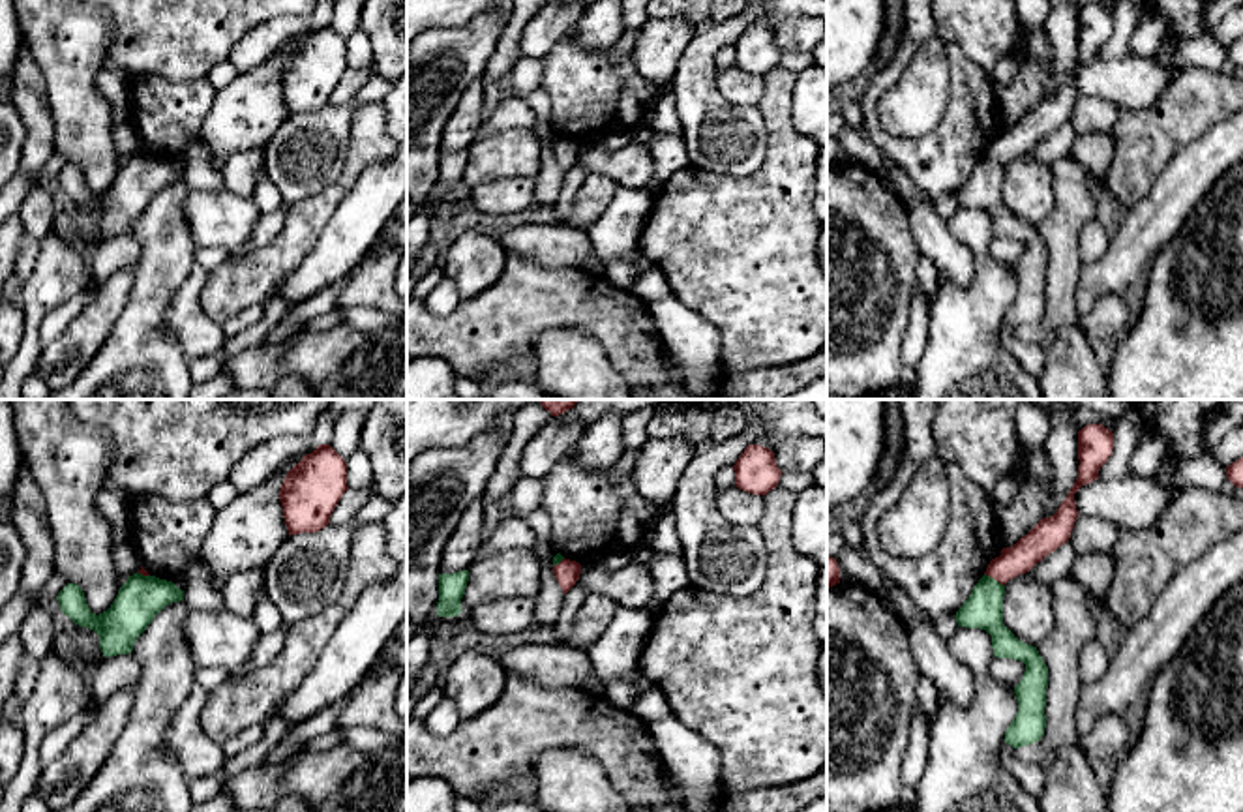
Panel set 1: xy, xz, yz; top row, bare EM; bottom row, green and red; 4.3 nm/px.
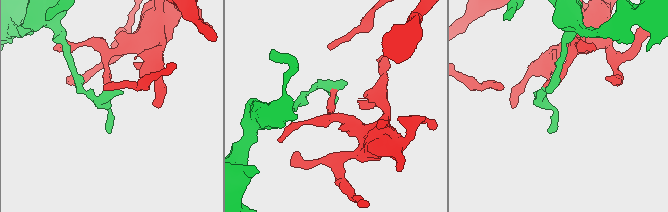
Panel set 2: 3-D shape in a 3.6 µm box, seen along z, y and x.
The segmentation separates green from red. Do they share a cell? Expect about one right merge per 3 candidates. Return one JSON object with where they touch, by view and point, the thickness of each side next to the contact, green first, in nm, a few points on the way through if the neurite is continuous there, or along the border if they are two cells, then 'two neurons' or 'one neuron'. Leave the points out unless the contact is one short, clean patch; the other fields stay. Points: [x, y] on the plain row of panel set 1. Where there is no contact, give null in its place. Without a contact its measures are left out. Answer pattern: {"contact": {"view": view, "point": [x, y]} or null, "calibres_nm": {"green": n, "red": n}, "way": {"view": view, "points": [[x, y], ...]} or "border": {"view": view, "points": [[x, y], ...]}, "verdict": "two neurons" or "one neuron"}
{"contact": {"view": "yz", "point": [992, 158]}, "calibres_nm": {"green": 160, "red": 130}, "border": {"view": "yz", "points": [[985, 152], [1003, 165]]}, "verdict": "two neurons"}

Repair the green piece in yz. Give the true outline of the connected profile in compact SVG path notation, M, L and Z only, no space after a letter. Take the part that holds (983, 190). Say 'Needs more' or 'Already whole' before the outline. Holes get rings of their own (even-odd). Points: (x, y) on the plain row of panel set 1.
Already whole. M984 154L954 197L958 206L986 210L992 216L994 236L1026 244L1024 257L1014 266L1018 293L1005 311L1005 323L1020 328L1044 315L1048 248L1037 227L1020 221L1003 204L1003 176L1005 165Z

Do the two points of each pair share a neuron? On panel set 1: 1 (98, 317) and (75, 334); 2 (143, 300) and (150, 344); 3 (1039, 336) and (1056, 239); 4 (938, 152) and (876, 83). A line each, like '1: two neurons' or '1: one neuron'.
1: one neuron
2: one neuron
3: one neuron
4: one neuron

